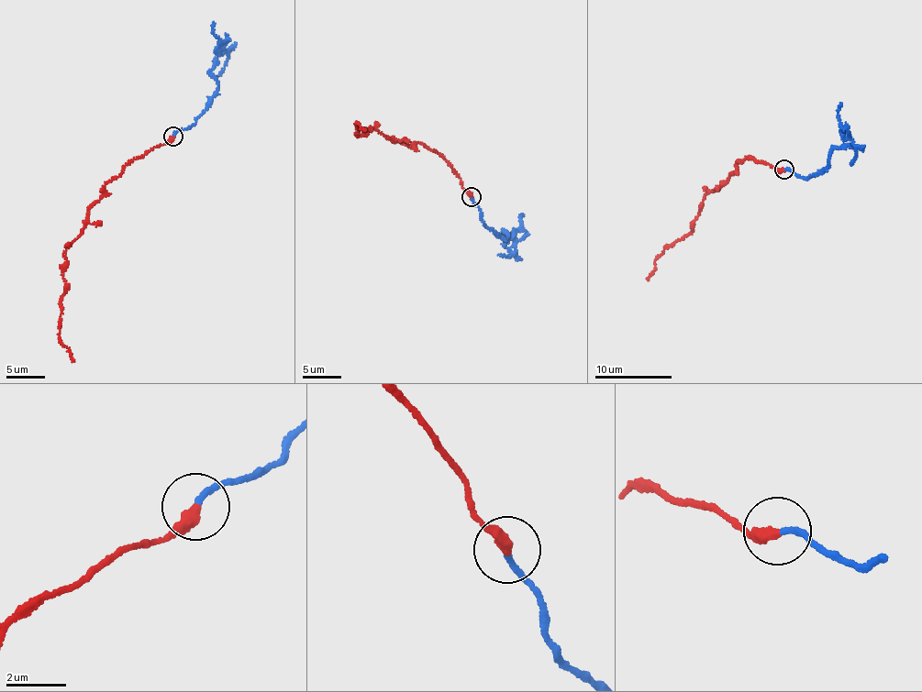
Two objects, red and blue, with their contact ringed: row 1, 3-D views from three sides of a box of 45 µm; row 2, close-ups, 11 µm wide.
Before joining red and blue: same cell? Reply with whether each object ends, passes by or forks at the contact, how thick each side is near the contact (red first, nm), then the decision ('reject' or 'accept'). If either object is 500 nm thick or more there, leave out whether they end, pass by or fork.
red ends there; blue ends there; 400 nm thick on the red side, 190 nm on the other; reject

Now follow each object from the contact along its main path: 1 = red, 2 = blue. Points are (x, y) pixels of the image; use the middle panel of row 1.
1: (471, 196), (444, 156), (416, 142), (413, 147), (395, 143), (372, 128), (361, 137), (355, 125), (365, 131)
2: (471, 198), (484, 225), (506, 238), (508, 236), (503, 233), (508, 247), (521, 226), (518, 217), (523, 215)

